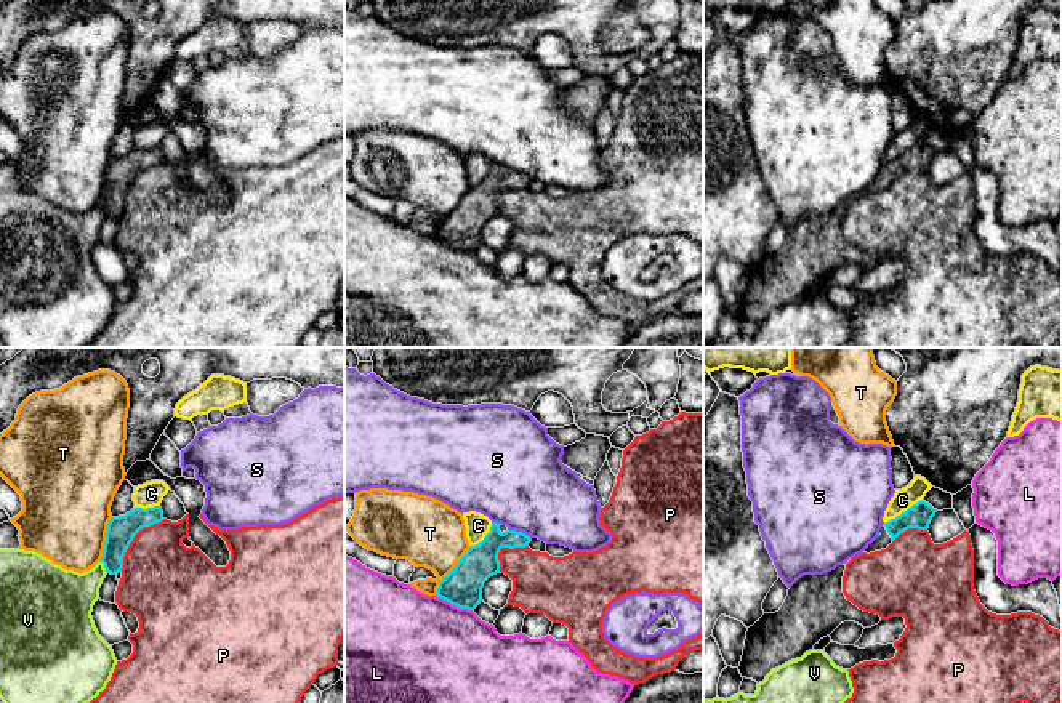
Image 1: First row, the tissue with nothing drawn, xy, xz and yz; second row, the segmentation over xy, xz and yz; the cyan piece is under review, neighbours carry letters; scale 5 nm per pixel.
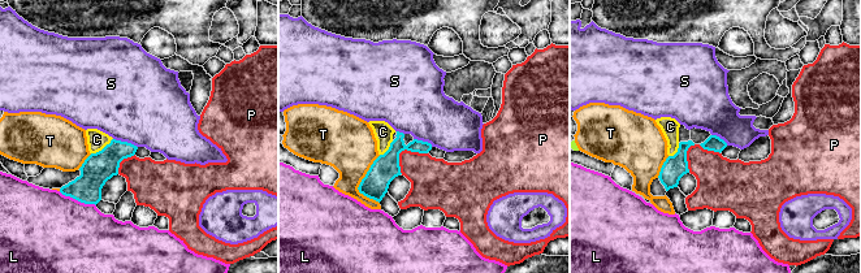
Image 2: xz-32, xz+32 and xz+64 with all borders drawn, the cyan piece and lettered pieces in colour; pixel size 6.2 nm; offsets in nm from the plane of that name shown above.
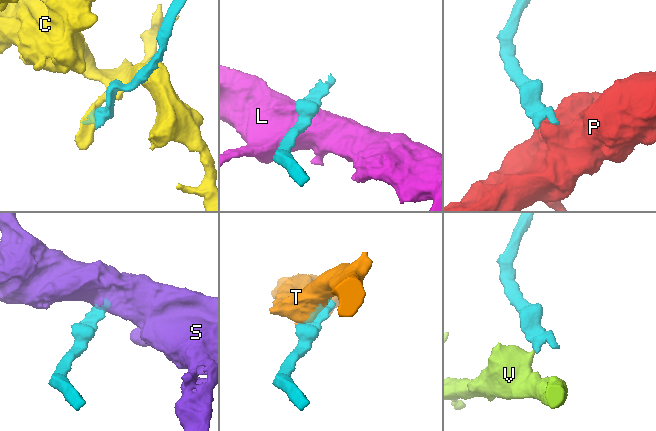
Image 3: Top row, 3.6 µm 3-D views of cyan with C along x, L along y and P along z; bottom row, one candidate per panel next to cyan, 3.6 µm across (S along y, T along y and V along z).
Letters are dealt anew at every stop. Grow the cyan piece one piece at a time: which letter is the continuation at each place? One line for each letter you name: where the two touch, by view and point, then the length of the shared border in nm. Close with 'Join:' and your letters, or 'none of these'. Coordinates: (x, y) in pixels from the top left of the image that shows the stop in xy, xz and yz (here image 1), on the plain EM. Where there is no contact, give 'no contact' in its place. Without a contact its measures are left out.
Join: none of these

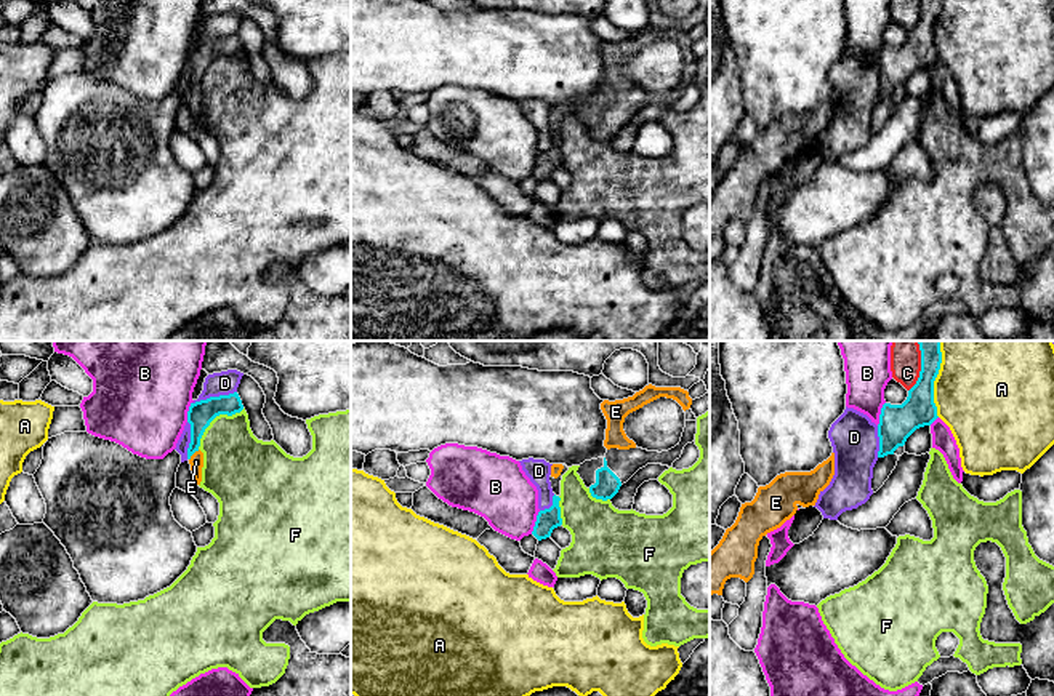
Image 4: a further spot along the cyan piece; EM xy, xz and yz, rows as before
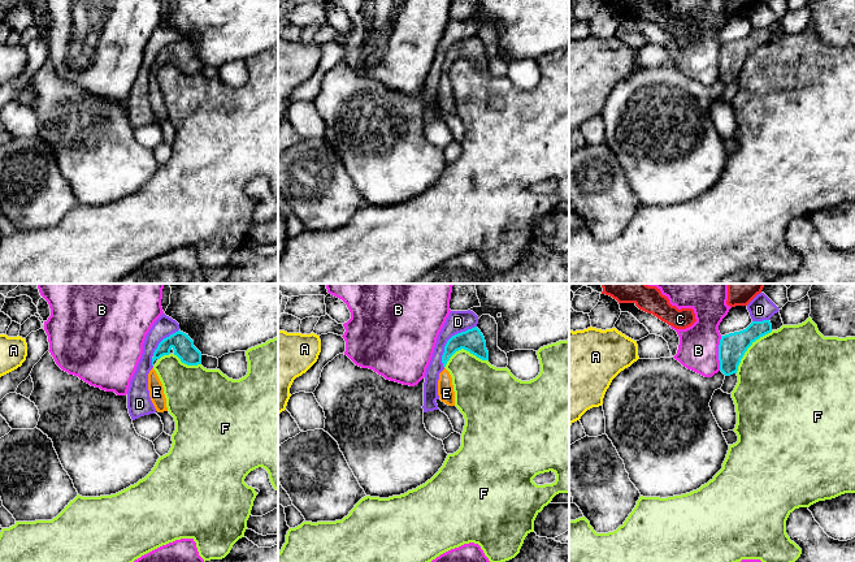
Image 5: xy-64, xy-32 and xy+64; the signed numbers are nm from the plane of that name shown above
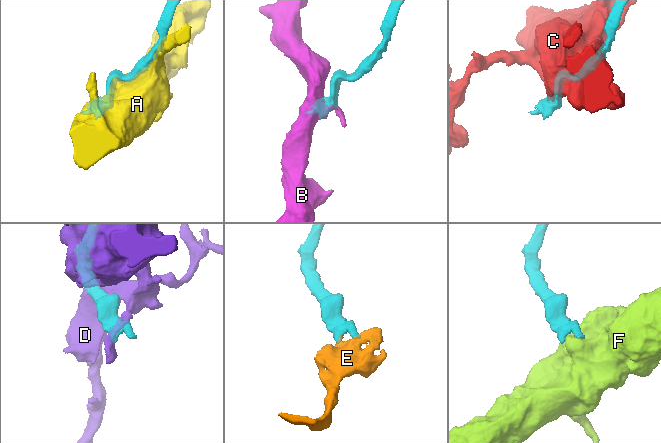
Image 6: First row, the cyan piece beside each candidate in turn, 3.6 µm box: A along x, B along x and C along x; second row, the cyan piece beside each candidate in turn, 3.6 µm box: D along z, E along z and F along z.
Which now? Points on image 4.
E: xy (193, 95) | 80 nm
Join: E

